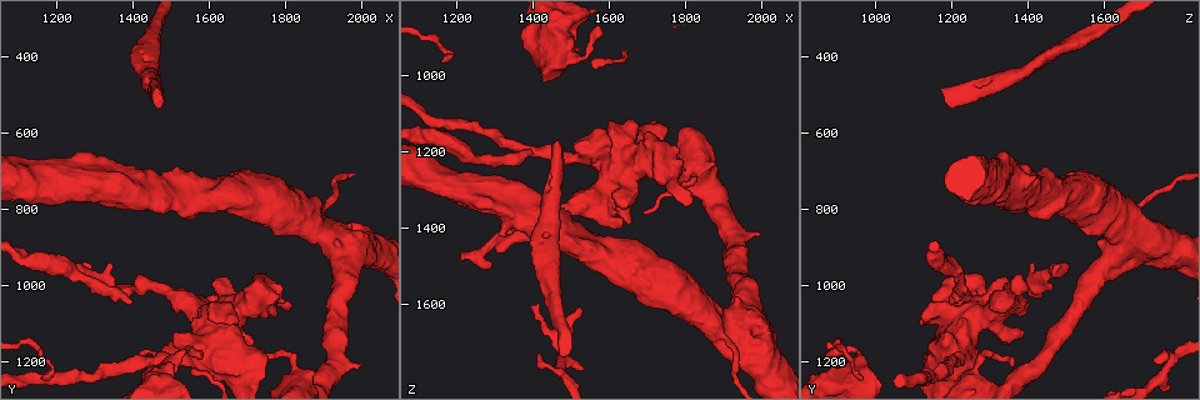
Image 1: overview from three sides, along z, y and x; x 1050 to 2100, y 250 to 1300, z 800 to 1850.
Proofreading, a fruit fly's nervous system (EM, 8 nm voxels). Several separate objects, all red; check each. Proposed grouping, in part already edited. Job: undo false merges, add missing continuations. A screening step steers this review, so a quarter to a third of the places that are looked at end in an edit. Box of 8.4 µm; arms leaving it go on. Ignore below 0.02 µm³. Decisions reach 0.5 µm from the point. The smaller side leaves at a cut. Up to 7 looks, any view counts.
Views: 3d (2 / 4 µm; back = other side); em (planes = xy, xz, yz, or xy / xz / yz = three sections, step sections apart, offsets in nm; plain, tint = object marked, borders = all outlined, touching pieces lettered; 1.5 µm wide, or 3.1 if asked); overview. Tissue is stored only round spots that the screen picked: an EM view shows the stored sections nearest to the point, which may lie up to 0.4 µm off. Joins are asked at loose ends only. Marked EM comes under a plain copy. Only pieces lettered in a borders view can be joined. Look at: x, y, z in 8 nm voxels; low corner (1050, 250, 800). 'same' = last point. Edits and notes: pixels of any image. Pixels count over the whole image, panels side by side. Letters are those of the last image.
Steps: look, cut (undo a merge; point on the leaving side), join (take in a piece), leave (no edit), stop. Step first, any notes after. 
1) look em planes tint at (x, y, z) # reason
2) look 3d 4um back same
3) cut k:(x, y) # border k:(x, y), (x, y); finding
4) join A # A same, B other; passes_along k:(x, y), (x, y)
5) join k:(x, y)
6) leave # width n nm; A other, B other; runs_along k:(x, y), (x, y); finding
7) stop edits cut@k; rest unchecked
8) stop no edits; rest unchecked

look 3d 2um at (1210, 940, 1485) # an open end

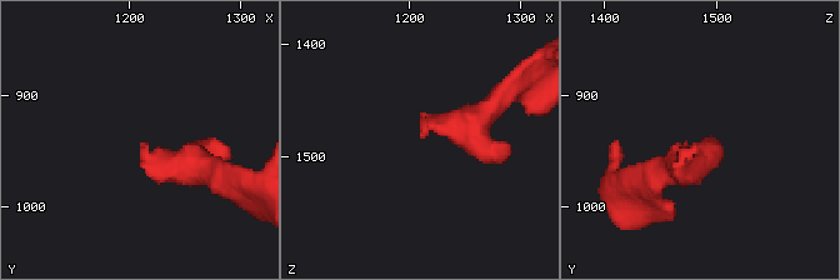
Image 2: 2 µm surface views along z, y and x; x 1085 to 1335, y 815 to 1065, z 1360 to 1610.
look em planes borders at (1210, 944, 1482) # need the tissue

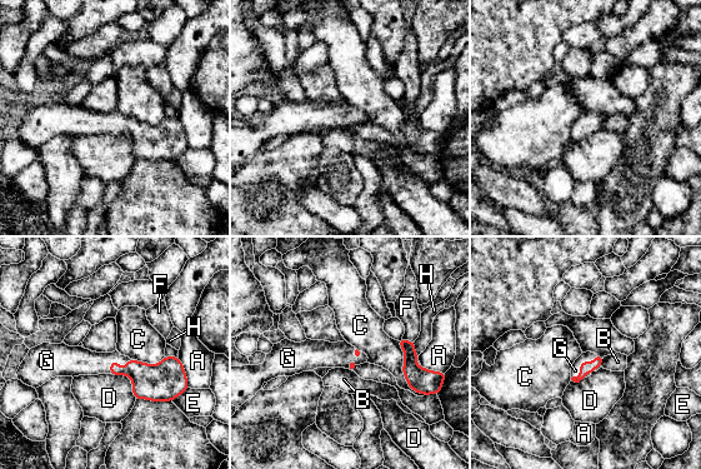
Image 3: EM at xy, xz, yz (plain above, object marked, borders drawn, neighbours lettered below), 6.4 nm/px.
join G # A other, B other, C other, D other, E other, F other, G same, H other; passes_along 3:(150, 382), (119, 363), (80, 362); the cell continues

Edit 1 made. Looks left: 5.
look em yz step 8 tint at (1390, 1050, 1200) # branch stops here

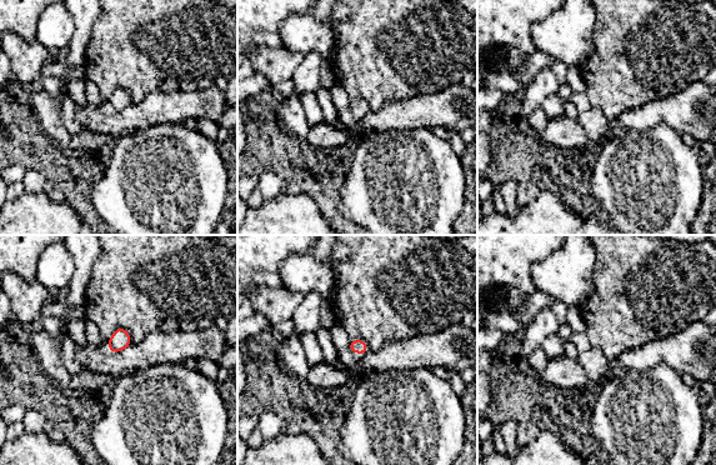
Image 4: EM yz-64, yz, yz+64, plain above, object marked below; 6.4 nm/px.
look em planes borders same # cut it another way

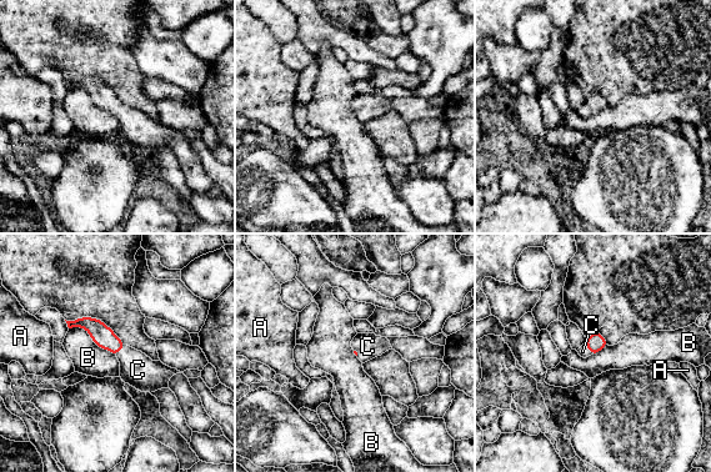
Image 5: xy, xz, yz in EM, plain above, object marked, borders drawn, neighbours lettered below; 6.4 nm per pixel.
join C # A other, B other, C same; passes_along 5:(101, 335), (121, 349), (138, 370); the cell continues

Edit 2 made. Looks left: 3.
look em xy step 4 borders at (1575, 1190, 885) # tapers out

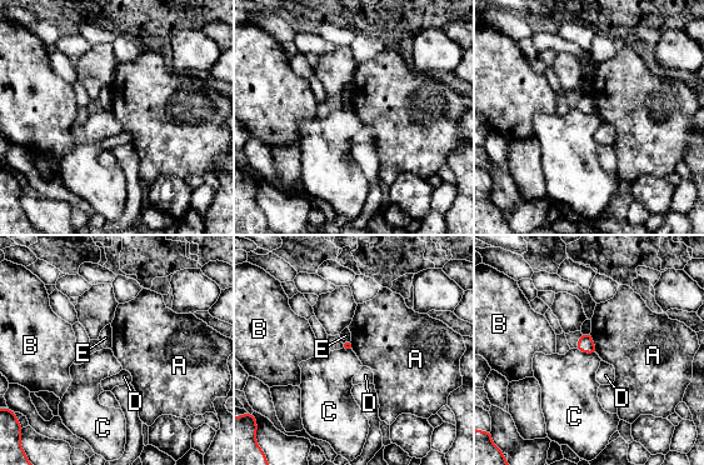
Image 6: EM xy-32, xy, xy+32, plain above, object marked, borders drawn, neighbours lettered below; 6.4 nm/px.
look em yz step 4 borders same # cut it another way

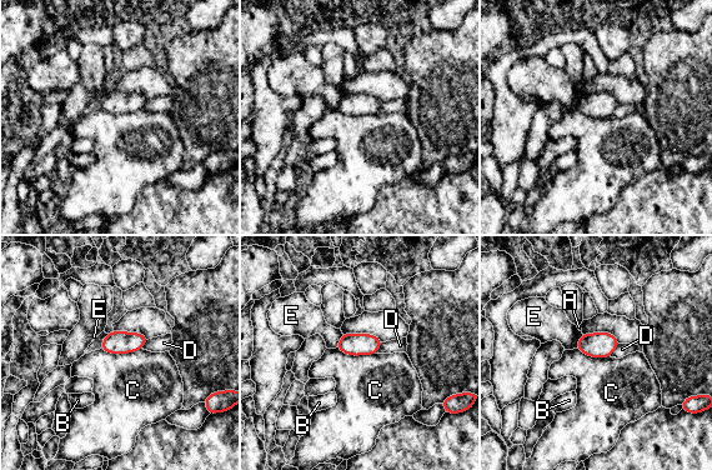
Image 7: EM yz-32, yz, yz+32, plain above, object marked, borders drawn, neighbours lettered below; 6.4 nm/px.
leave # width 140 nm; A other, B other, C other, D other, E other; border 7:(620, 344), (610, 355); no lettered piece goes on from it

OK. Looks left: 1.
stop edits join@3, join@5; rest unchecked

